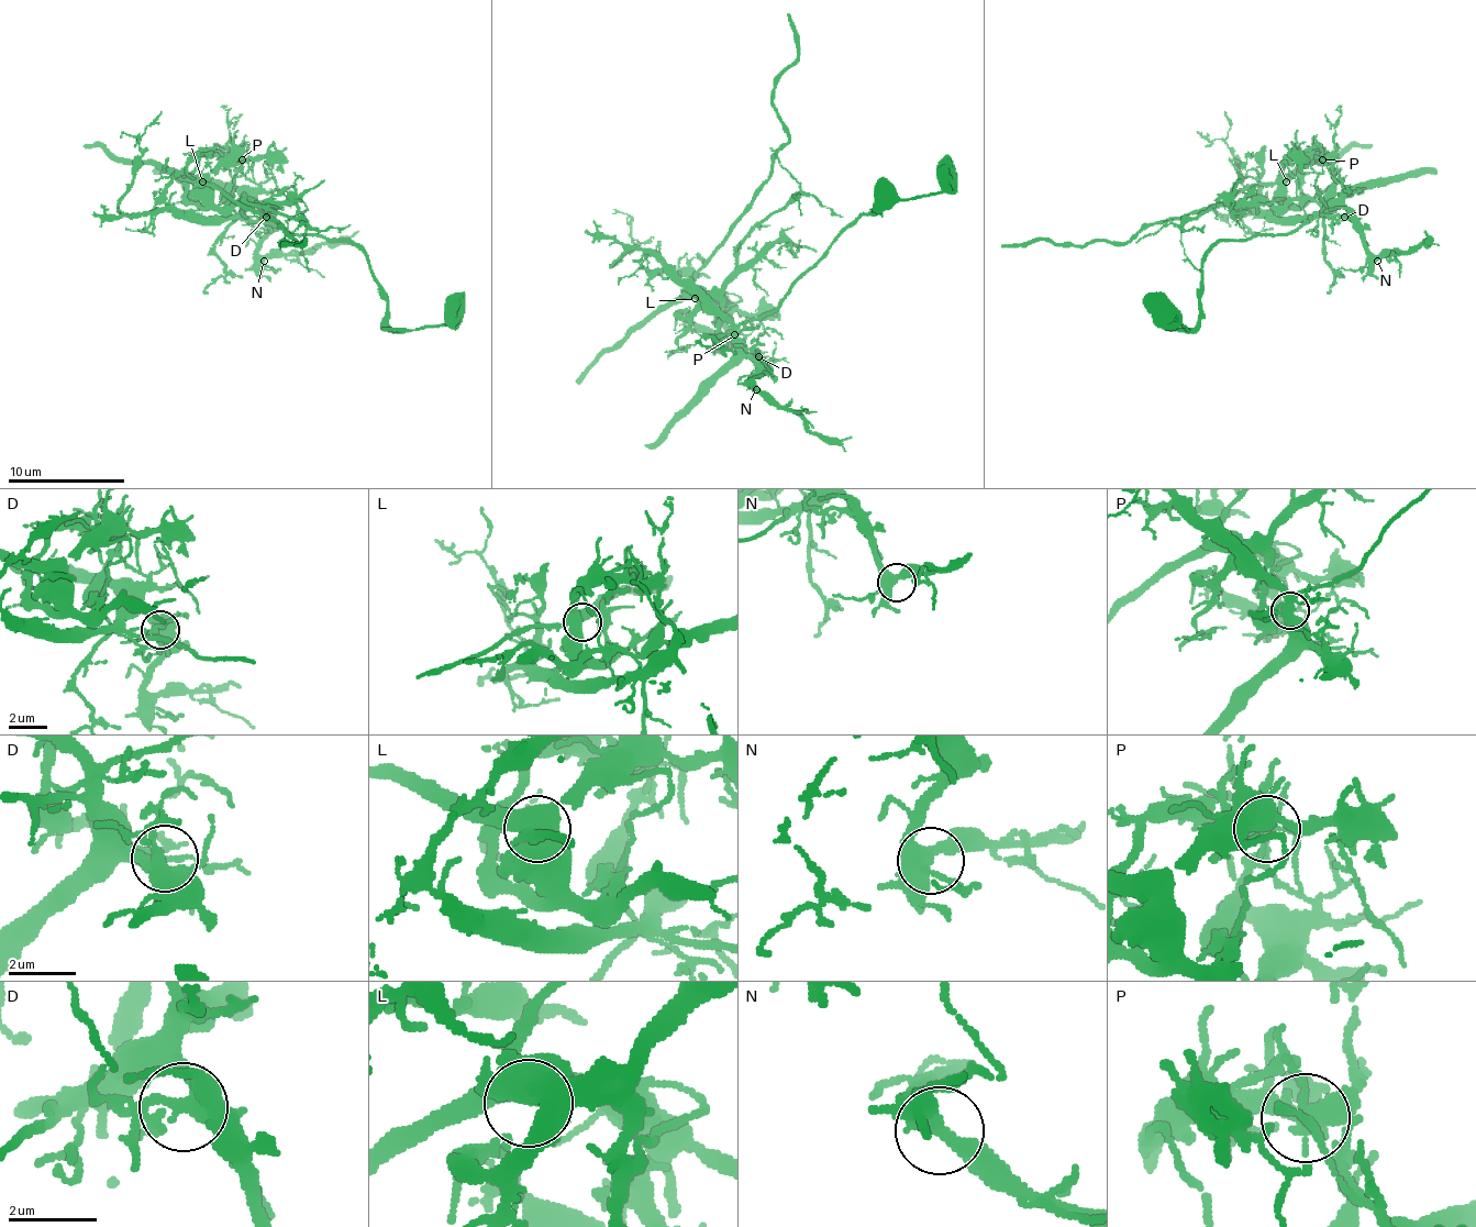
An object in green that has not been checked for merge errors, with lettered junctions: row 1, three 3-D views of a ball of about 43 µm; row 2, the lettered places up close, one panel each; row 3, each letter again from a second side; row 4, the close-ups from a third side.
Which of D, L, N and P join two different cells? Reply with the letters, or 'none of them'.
P

